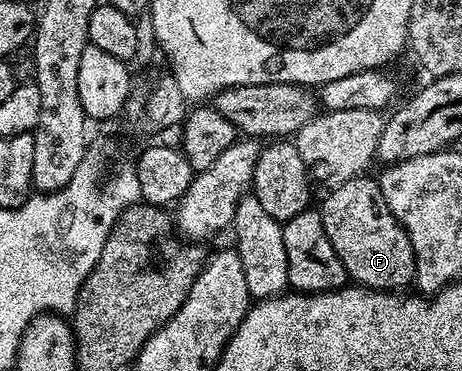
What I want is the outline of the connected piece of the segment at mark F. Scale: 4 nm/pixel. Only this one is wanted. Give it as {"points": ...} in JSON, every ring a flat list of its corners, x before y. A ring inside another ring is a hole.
{"points":[[367,174,355,176,328,191,331,193,321,207,325,234,329,234,337,258,341,258,348,277,356,285,376,290,403,290,415,279,413,246,406,230,389,210,378,179,369,177]]}

